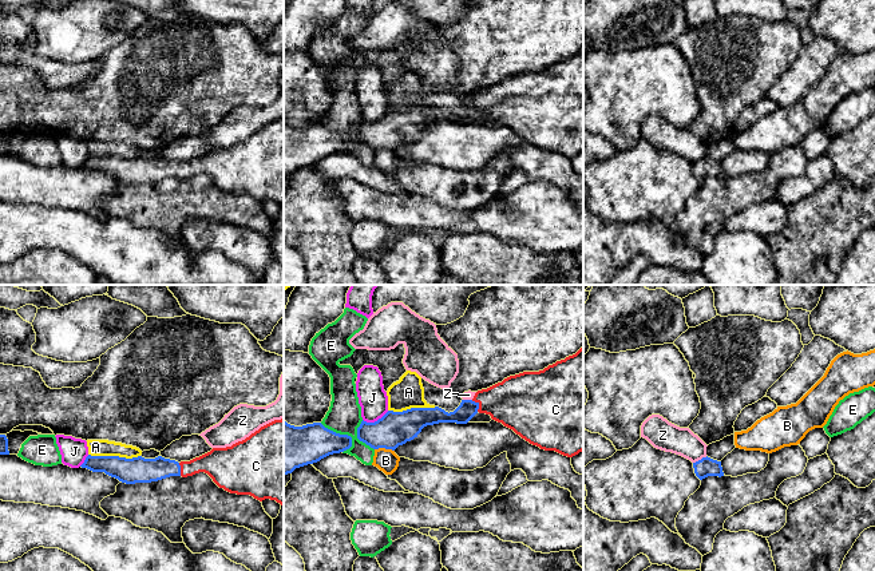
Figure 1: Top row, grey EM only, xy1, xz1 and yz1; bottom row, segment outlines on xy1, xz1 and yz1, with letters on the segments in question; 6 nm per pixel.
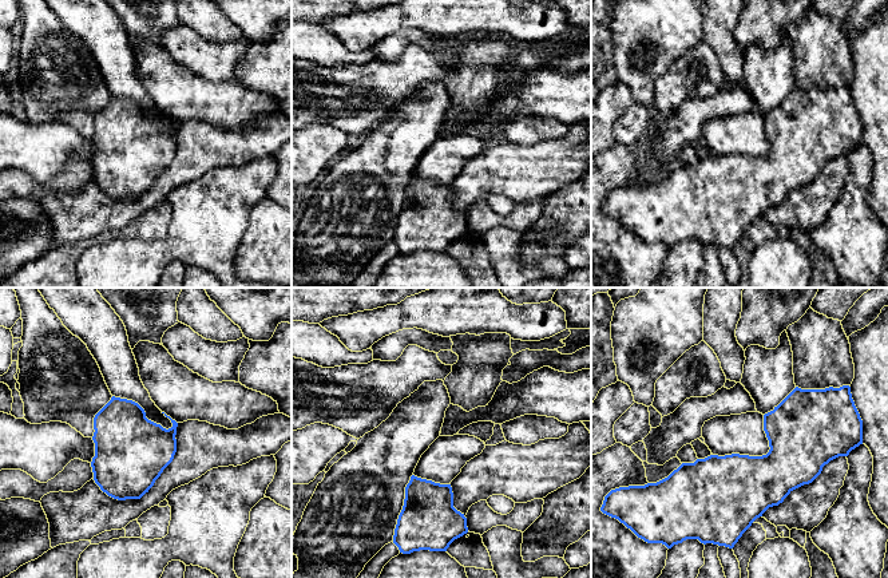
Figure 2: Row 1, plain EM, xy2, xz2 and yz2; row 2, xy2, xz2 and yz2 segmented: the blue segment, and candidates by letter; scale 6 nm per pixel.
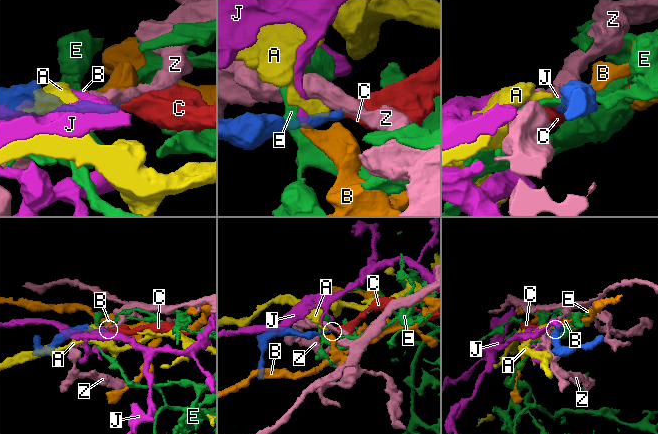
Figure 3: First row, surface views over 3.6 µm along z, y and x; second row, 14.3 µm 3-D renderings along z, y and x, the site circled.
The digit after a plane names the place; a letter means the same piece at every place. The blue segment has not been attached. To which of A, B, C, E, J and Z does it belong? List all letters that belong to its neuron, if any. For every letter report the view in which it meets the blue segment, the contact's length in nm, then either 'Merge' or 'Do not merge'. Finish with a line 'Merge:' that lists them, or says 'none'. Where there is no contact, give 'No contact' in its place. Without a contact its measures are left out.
A: Touches blue in xy1. Shared border 320 nm. Do not merge
B: Touches blue in xz1. Shared border 120 nm. Do not merge
C: Touches blue in xz1. Shared border 80 nm. Merge
E: Touches blue in xz1. Shared border 240 nm. Do not merge
J: Touches blue in xz1. Shared border 170 nm. Do not merge
Z: Touches blue in yz1. Shared border 100 nm. Do not merge
Merge: C

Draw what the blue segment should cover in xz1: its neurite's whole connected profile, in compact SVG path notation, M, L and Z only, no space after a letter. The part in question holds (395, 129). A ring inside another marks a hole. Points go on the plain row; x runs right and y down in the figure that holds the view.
M583 47L573 56L557 62L539 72L523 72L504 79L487 90L478 91L472 100L462 100L454 112L435 108L411 108L403 112L388 111L375 123L361 122L357 139L373 150L385 148L395 151L399 146L413 140L427 126L439 123L467 124L476 114L490 115L492 120L512 130L522 139L545 151L555 151L573 158L583 151Z

